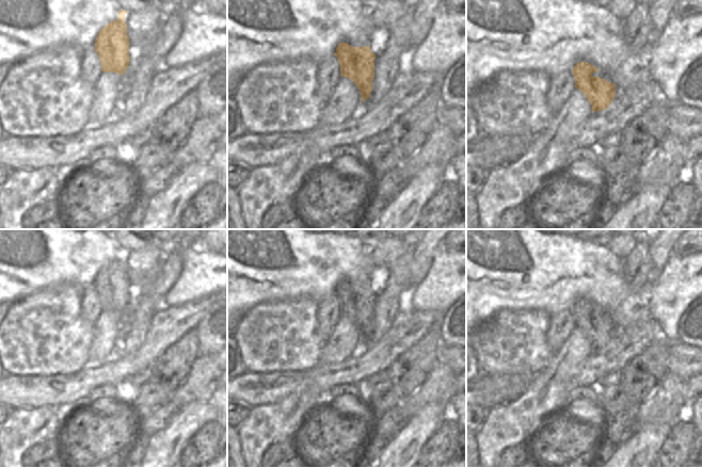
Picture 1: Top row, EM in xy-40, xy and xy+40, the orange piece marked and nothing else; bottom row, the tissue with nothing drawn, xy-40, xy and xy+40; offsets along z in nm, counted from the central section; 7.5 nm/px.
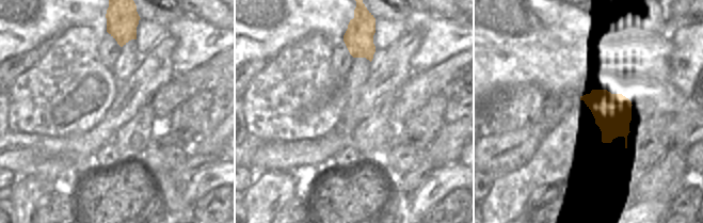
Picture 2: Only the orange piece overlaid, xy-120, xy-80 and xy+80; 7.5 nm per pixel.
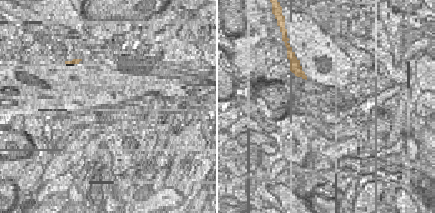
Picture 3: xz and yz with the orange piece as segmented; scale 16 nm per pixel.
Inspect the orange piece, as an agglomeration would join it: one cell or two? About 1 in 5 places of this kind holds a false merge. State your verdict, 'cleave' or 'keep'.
keep

